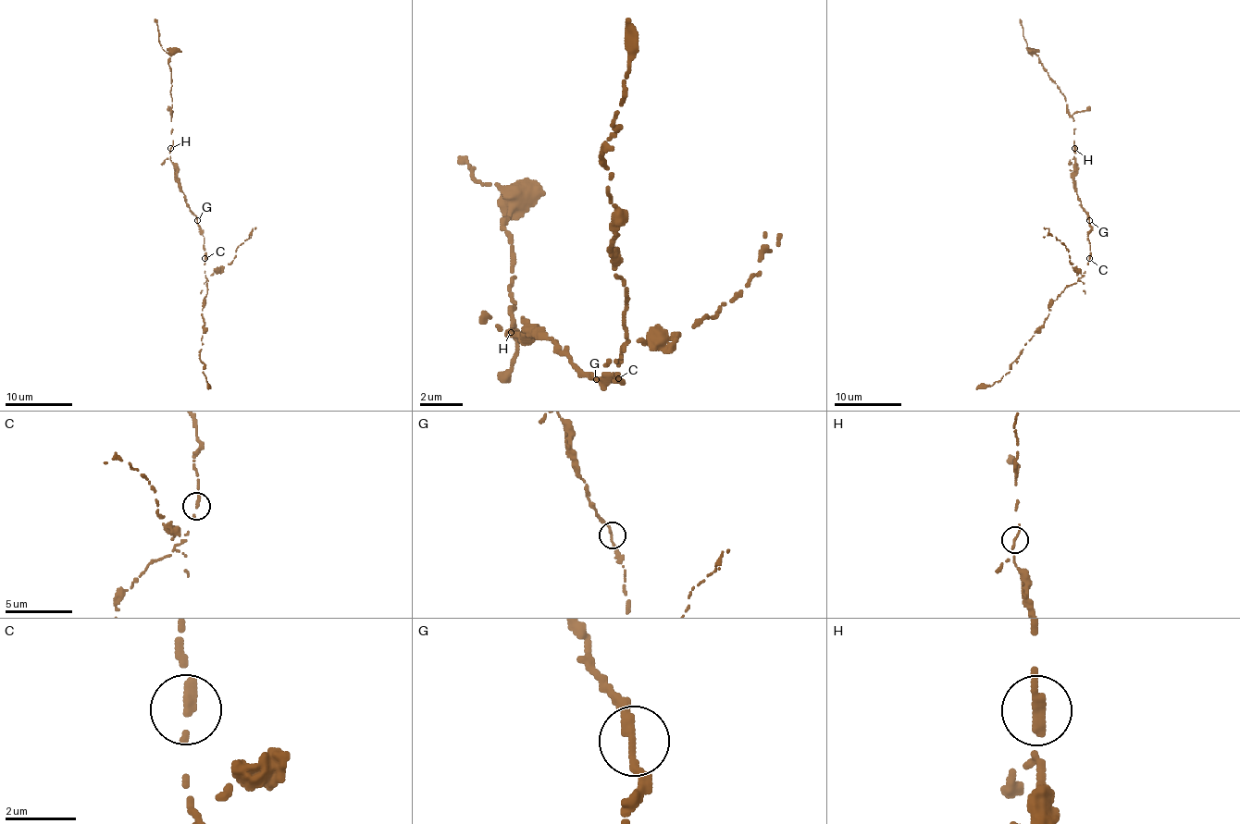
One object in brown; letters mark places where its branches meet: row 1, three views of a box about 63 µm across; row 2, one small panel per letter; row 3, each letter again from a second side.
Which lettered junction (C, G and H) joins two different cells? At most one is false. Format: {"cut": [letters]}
{"cut": ["C"]}

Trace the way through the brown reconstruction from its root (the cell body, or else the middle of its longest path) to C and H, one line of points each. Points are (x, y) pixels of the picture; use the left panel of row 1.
C: (197, 218), (199, 230), (204, 237), (204, 259)
H: (197, 218), (186, 202), (178, 177), (178, 166), (170, 160), (170, 148)

